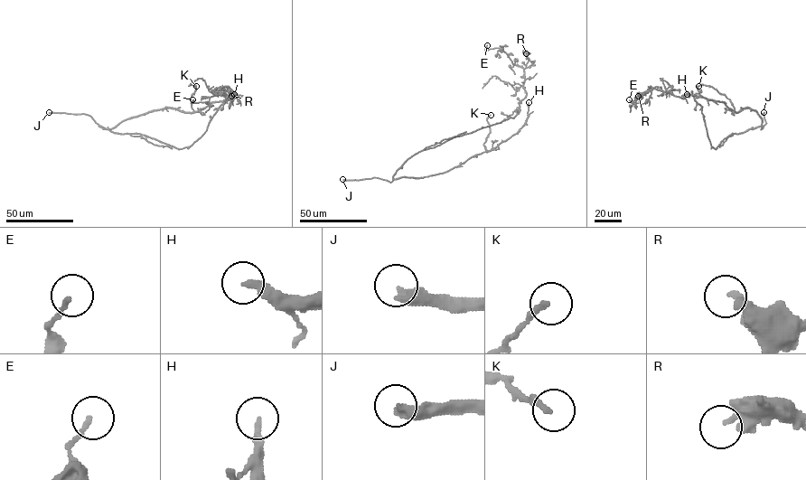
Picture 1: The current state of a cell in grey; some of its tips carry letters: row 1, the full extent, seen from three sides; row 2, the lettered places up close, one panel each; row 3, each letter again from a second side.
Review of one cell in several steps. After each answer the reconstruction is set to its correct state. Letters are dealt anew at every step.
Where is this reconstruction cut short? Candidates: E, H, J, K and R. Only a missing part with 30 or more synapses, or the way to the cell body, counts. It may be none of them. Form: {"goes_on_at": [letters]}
{"goes_on_at": ["H", "J"]}

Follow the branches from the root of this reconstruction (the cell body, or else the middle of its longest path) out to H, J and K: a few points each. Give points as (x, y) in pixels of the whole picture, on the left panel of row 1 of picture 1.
H: (138, 134), (114, 133), (98, 126), (112, 128), (166, 108), (197, 112), (234, 94)
J: (138, 134), (113, 133), (83, 114), (49, 112)
K: (138, 134), (114, 133), (98, 126), (112, 128), (166, 108), (192, 112), (190, 98), (196, 86)

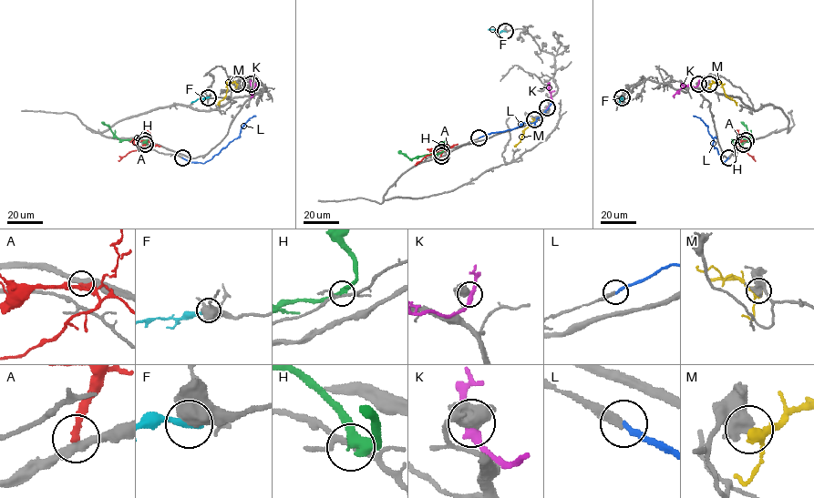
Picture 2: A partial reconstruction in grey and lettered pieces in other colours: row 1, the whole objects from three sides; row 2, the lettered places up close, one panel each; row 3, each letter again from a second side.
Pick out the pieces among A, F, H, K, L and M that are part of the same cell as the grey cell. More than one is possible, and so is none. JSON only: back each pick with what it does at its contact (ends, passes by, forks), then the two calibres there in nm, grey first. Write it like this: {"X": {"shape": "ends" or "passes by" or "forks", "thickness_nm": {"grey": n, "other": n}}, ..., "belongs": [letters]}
{"L": {"shape": "ends", "thickness_nm": {"grey": 360, "other": 240}}, "belongs": ["L"]}

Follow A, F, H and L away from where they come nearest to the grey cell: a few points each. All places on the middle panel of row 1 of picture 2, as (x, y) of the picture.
A: (441, 156), (443, 149), (439, 149), (415, 165)
F: (504, 31), (488, 29)
H: (442, 152), (409, 158), (397, 151)
L: (479, 137), (513, 129), (525, 122), (536, 121), (552, 103)

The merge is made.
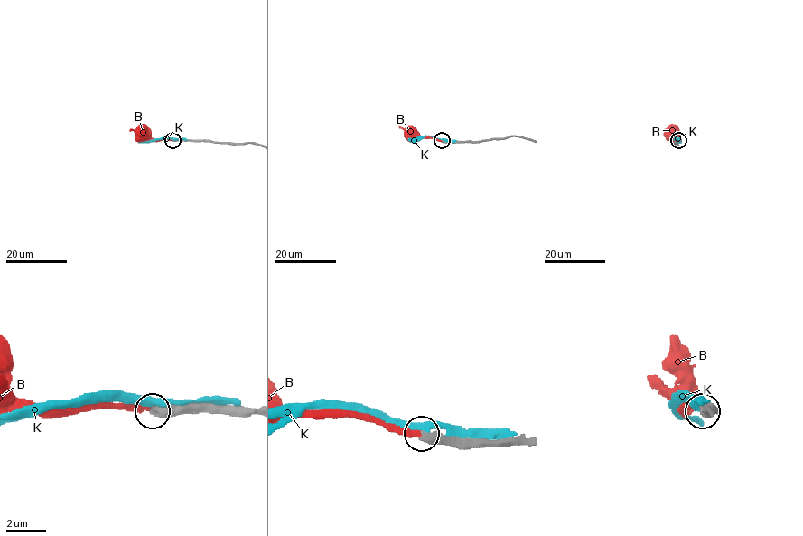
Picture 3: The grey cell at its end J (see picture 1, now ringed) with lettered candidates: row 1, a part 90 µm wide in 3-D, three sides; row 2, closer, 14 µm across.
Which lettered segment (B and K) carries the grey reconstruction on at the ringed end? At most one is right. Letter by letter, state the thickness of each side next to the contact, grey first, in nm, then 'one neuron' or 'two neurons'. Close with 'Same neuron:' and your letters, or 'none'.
B: 480 nm thick on the grey side, 280 nm on the other; one neuron
K: 500 nm thick on the grey side, 360 nm on the other; two neurons
Same neuron: B

